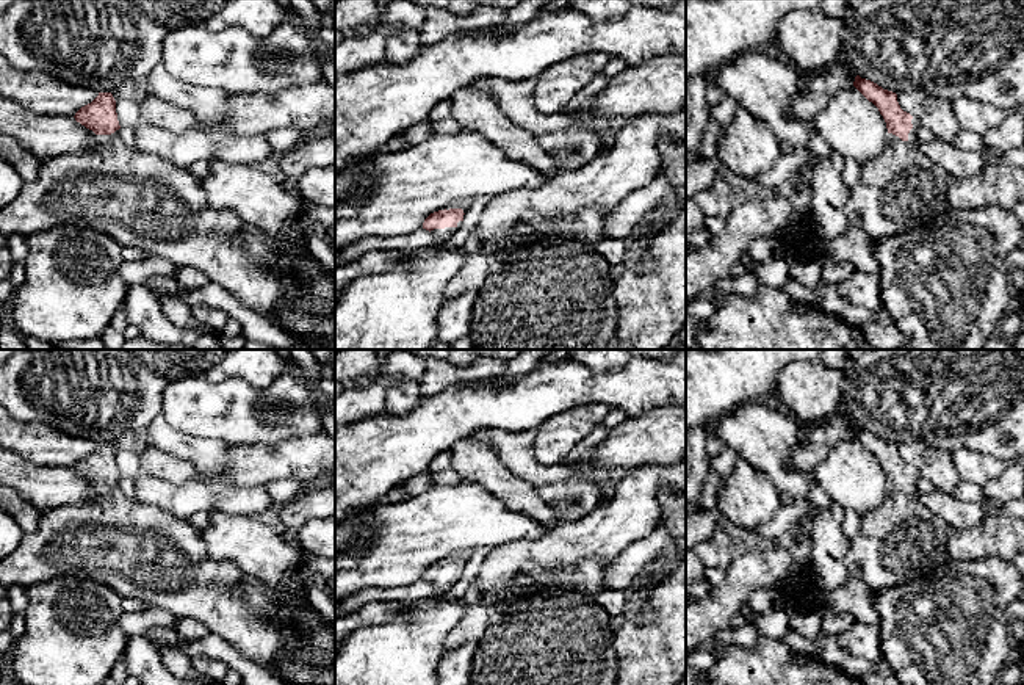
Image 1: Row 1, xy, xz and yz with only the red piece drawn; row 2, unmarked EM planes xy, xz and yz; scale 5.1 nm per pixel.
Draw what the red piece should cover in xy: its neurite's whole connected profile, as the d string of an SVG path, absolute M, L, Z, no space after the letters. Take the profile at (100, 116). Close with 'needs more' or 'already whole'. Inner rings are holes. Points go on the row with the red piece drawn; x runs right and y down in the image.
M99 92L74 118L97 135L97 144L83 155L44 160L39 177L25 182L17 198L0 208L0 234L28 237L59 226L96 229L122 248L138 248L202 271L243 306L276 323L272 314L282 304L282 285L274 245L254 237L236 212L211 207L202 180L186 168L127 146L117 132L121 125L111 92Z; needs more

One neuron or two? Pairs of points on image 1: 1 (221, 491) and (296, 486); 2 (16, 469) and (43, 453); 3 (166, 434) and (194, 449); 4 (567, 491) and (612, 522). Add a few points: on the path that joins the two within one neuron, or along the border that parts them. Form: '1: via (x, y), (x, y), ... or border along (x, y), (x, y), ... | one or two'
1: border along (265, 485), (268, 499), (273, 503) | two
2: border along (16, 453), (35, 464), (66, 467) | two
3: via (173, 441), (188, 447) | one
4: border along (602, 502), (575, 521), (561, 521) | two

